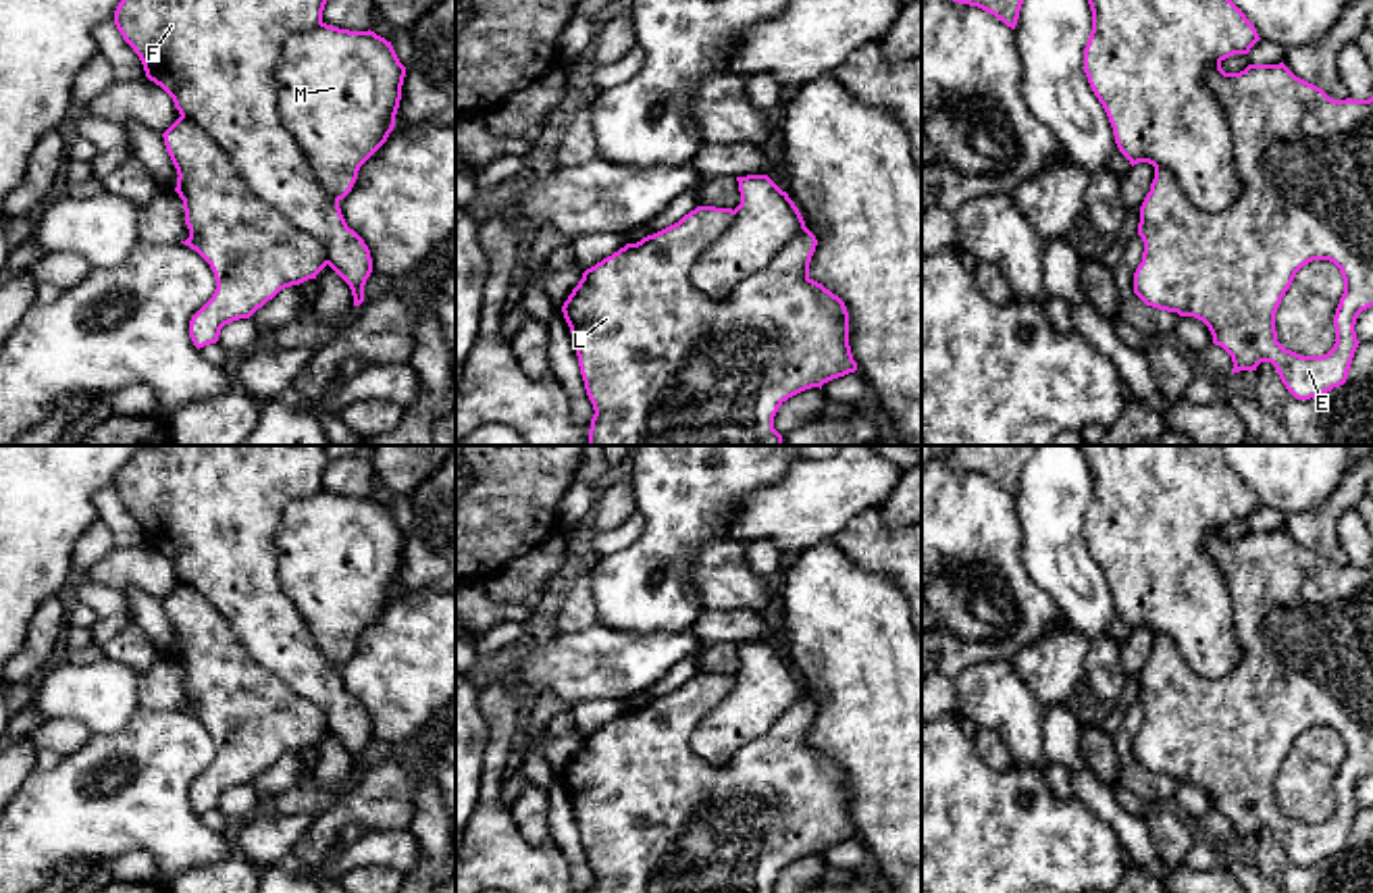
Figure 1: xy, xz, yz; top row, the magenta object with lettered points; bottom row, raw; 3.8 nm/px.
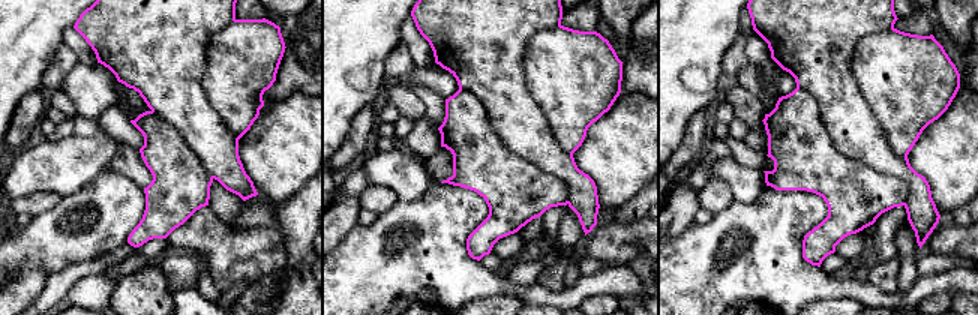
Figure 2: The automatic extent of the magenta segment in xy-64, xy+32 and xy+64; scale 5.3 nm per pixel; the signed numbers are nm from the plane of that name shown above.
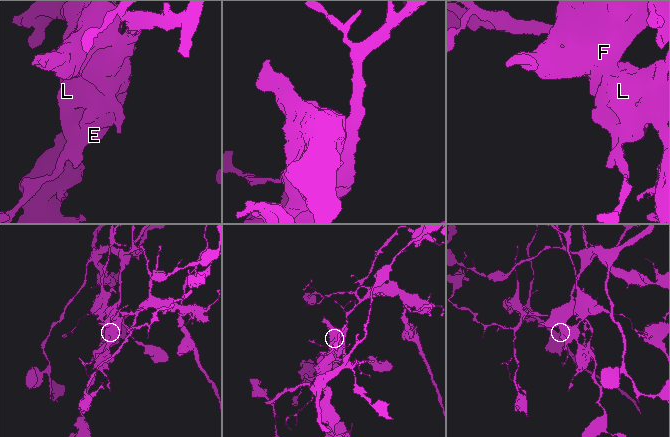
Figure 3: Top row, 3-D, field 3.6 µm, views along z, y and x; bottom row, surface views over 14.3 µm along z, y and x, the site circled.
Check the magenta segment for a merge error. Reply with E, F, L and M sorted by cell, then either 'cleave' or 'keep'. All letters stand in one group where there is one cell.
groups E L M / F; cleave

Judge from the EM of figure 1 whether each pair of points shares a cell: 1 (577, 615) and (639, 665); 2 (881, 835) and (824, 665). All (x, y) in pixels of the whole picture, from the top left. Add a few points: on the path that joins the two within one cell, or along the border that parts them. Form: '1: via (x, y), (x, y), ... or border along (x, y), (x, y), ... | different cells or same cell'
1: border along (596, 621), (583, 629), (558, 633) | different cells
2: via (881, 794), (881, 721), (866, 706) | same cell

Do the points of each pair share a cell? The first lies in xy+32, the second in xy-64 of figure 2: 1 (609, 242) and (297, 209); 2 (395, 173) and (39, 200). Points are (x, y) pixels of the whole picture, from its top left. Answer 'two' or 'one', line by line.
1: two
2: two

